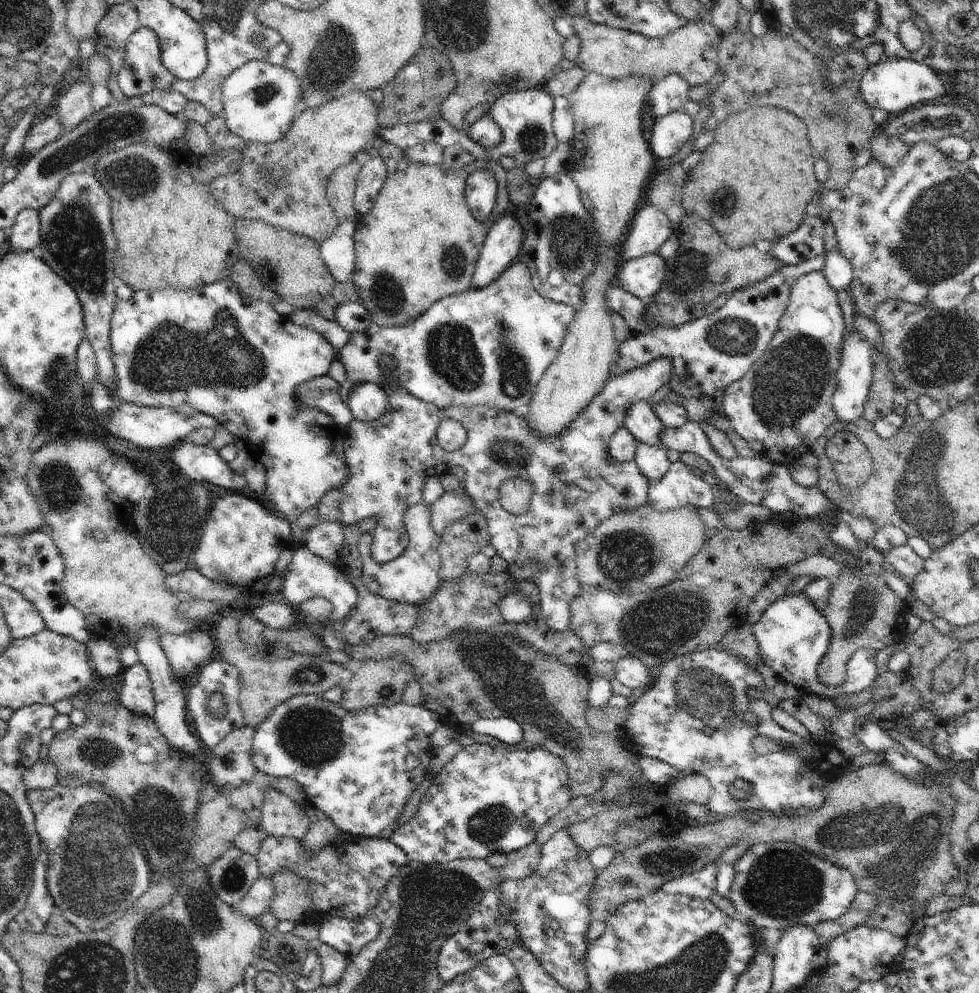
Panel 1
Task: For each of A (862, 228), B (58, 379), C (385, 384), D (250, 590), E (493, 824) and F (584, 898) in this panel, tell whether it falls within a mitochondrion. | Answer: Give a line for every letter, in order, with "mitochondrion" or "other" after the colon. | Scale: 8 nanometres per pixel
A: other
B: mitochondrion
C: other
D: other
E: mitochondrion
F: other

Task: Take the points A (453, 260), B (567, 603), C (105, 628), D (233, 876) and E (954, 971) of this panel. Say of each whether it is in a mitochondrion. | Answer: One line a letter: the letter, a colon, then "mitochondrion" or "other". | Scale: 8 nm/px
A: mitochondrion
B: other
C: other
D: mitochondrion
E: other

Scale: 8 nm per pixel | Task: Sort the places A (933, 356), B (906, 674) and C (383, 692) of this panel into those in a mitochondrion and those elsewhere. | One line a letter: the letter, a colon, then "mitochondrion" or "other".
A: mitochondrion
B: other
C: mitochondrion

